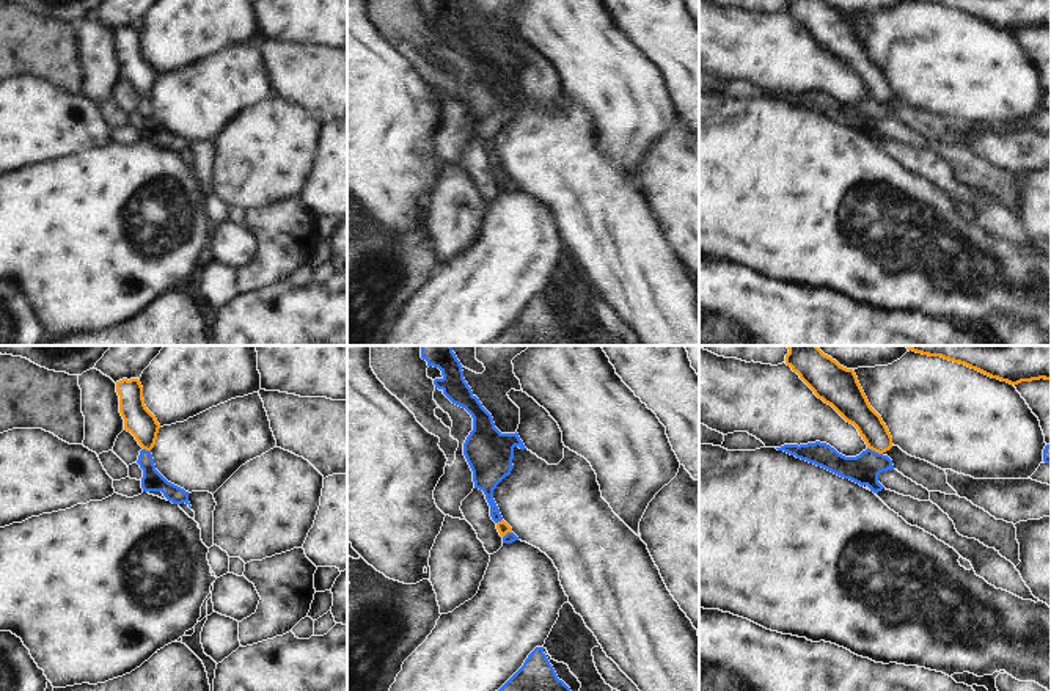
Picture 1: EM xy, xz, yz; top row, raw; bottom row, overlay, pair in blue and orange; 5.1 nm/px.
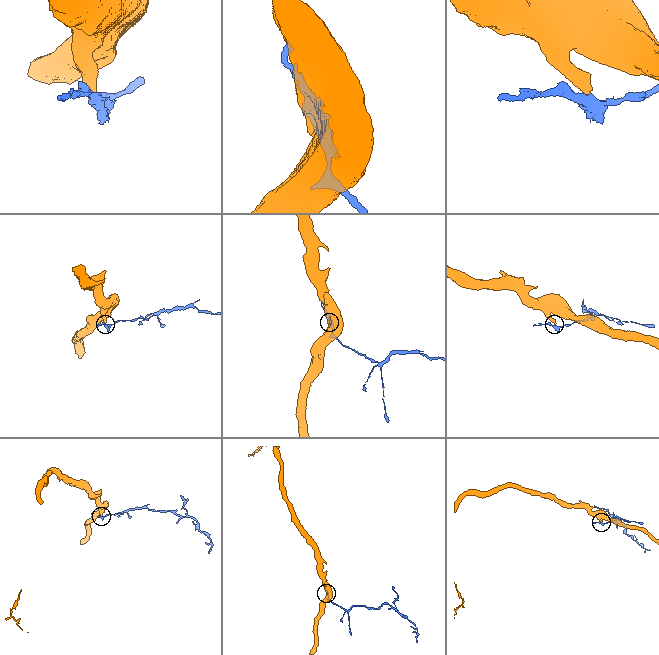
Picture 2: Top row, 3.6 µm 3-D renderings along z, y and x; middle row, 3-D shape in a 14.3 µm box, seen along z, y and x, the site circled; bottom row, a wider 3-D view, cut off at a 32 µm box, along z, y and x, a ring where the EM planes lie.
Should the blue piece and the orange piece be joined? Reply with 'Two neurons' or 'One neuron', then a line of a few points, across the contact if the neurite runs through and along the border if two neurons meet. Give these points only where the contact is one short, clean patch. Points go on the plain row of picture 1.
Two neurons. Line: yz (867, 95), (882, 102).

